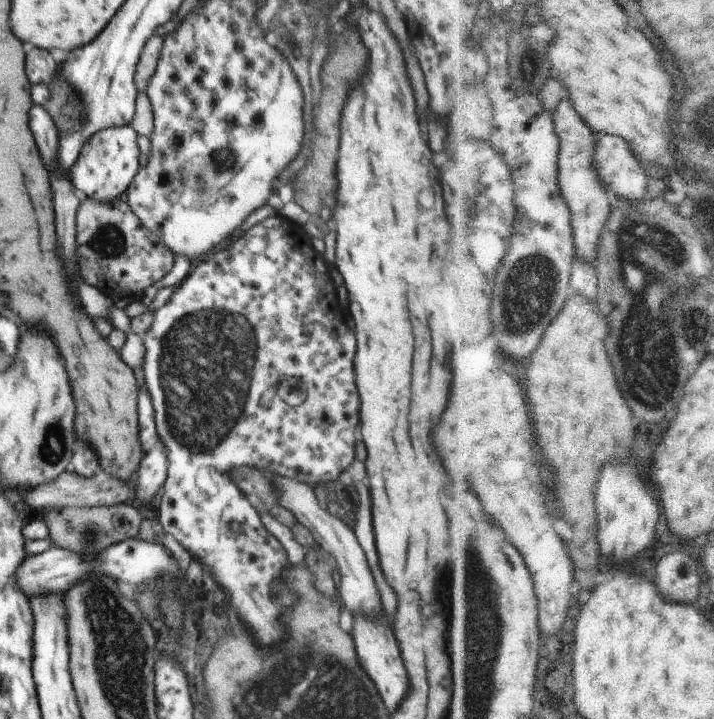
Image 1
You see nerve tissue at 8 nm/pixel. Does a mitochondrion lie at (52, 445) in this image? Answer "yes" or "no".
yes

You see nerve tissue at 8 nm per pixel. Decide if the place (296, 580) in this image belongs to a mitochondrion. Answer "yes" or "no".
no

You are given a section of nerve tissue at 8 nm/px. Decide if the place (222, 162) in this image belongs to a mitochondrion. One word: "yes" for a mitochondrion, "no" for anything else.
yes

